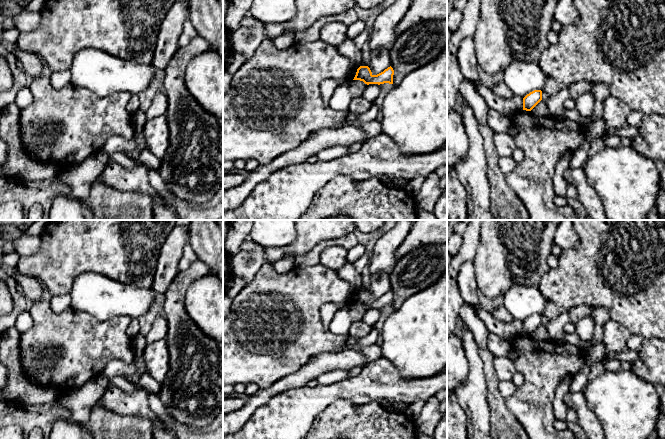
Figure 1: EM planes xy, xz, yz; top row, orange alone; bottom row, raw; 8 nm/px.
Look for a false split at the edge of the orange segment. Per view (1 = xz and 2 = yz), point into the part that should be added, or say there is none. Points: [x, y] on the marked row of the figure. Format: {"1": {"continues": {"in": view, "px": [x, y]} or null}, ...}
{"1": {"continues": null}, "2": {"continues": null}}

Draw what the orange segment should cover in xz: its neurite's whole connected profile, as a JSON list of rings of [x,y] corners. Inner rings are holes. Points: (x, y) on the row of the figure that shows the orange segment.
[[[360,66],[357,69],[356,75],[353,80],[363,81],[367,85],[369,84],[380,85],[384,83],[393,84],[393,75],[394,70],[391,66],[377,75],[373,75],[368,66]]]

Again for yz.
[[[534,90],[523,98],[523,110],[531,111],[542,100],[542,91]]]

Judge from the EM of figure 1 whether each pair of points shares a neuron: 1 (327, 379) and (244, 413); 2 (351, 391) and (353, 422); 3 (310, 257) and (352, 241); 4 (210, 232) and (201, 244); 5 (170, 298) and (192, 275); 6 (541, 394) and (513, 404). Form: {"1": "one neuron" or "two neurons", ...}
{"1": "two neurons", "2": "two neurons", "3": "one neuron", "4": "one neuron", "5": "one neuron", "6": "one neuron"}

